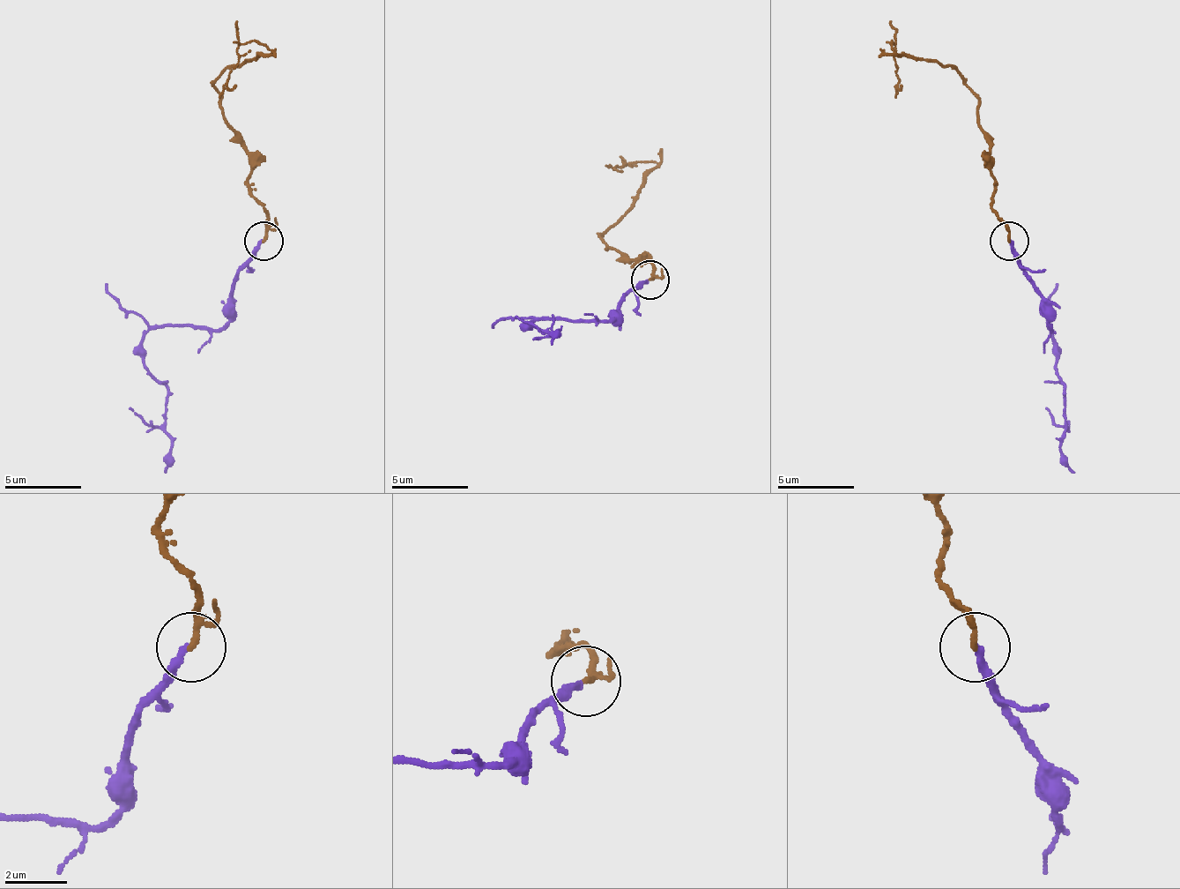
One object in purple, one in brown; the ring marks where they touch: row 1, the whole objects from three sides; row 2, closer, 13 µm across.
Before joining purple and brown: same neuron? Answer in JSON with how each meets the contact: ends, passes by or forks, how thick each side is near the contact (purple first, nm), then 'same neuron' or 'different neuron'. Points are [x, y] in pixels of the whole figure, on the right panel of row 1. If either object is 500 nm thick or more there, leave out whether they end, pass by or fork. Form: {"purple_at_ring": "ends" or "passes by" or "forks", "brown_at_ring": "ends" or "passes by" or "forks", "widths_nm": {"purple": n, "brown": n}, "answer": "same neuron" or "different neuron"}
{"purple_at_ring": "ends", "brown_at_ring": "passes by", "widths_nm": {"purple": 240, "brown": 130}, "answer": "different neuron"}

